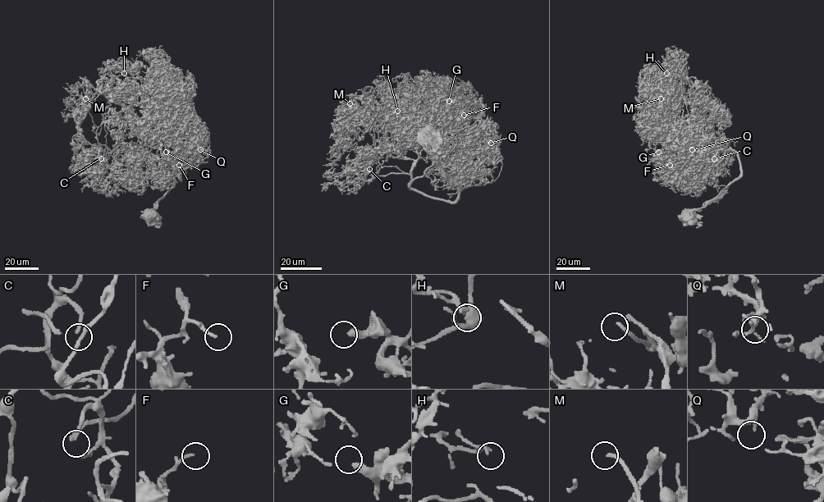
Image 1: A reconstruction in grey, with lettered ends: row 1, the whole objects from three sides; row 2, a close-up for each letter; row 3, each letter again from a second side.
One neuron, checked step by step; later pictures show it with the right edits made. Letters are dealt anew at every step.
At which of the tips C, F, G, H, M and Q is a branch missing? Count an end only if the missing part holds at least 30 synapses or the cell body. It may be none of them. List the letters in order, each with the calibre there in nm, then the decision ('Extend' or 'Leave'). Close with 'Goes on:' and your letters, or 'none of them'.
C: Thickness 150 nm. Leave
F: Thickness 140 nm. Extend
G: Thickness 380 nm. Leave
H: Thickness 150 nm. Extend
M: Thickness 170 nm. Leave
Q: Thickness 150 nm. Leave
Goes on: F, H

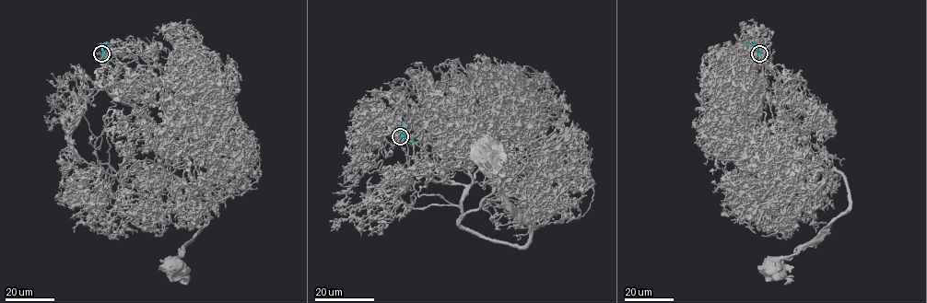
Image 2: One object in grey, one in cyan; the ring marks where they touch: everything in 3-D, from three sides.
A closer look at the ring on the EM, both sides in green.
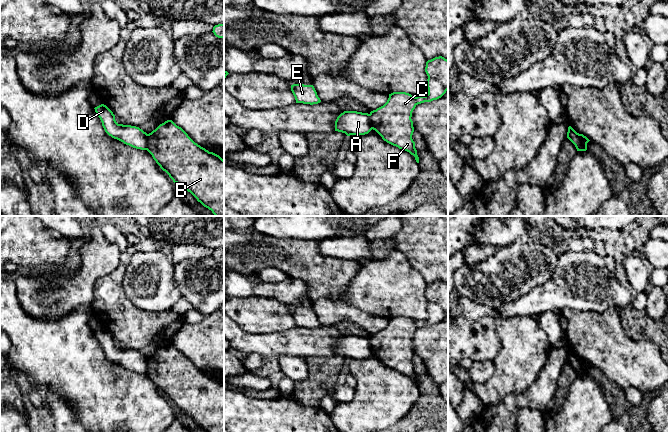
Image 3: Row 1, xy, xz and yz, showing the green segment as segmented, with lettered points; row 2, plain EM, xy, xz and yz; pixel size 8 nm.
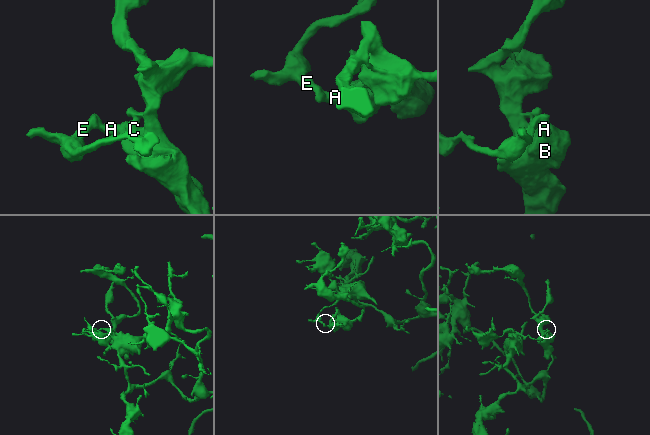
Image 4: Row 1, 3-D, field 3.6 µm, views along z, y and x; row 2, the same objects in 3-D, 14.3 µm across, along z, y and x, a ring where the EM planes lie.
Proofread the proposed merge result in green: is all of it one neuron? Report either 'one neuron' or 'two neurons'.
two neurons

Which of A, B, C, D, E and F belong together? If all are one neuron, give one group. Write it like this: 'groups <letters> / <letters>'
groups A D E / B C F

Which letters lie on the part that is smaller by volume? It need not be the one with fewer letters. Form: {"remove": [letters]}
{"remove": ["B", "C", "F"]}

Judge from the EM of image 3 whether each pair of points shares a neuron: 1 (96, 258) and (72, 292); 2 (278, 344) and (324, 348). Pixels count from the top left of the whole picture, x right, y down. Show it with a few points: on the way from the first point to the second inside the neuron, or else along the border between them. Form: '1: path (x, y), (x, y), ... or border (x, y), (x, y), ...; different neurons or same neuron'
1: path (93, 266), (80, 284); same neuron
2: path (289, 344), (313, 344); same neuron

